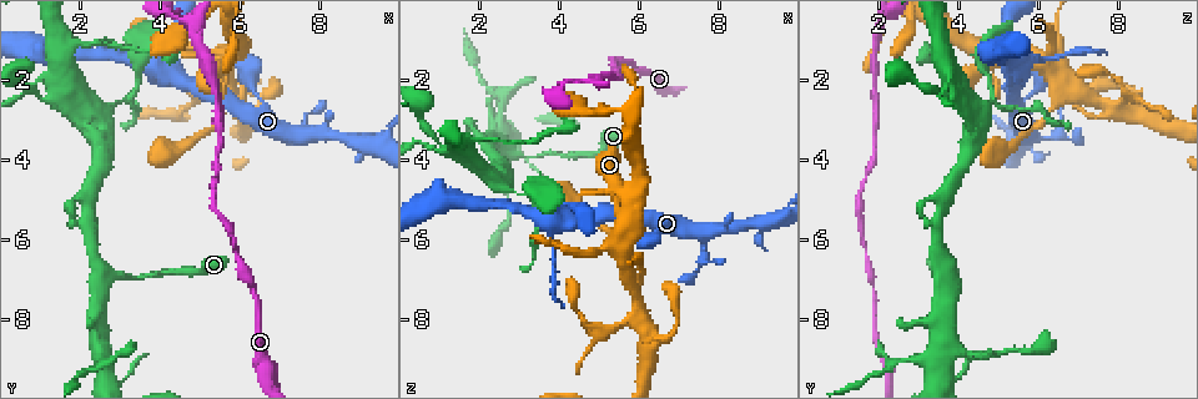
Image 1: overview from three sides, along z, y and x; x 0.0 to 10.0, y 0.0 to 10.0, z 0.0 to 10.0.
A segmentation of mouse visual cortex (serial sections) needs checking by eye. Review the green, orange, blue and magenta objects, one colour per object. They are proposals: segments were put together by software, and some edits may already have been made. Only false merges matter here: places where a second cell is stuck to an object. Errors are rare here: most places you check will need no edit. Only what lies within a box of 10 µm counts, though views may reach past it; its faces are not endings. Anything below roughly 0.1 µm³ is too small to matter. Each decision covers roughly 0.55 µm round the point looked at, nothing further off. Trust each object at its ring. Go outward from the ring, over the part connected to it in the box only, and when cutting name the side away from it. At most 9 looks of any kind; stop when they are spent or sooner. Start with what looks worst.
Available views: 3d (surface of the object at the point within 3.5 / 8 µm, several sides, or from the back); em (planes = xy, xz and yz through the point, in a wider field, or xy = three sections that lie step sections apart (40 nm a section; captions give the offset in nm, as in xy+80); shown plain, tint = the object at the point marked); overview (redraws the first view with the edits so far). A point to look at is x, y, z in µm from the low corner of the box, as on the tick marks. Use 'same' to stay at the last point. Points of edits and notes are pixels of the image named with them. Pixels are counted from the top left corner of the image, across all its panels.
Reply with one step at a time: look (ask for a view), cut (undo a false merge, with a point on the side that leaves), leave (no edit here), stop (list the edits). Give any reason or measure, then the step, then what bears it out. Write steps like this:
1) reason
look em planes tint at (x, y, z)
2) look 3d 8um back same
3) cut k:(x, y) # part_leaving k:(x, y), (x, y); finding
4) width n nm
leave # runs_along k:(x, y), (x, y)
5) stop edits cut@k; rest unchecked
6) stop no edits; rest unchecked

abrupt turn
look 3d 3.5um at (5.65, 2.10, 6.70)

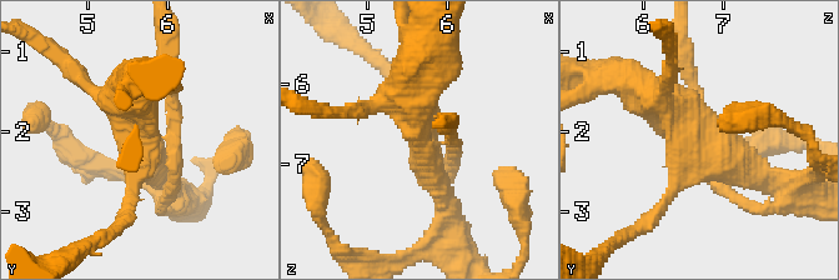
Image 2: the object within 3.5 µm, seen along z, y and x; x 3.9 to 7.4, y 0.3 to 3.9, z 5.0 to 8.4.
look em xy step 3 tint at (5.65, 2.15, 6.60)

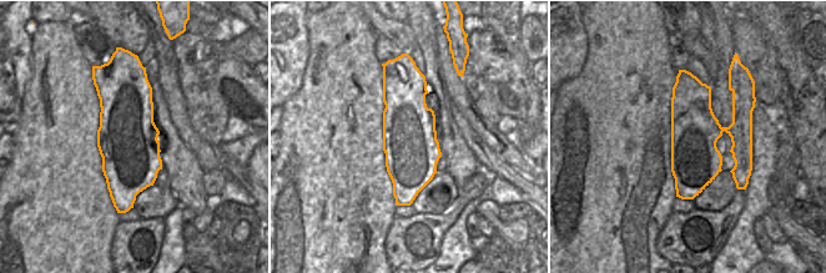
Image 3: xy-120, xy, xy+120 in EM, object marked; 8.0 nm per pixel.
leave # all the same cell

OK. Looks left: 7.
a narrow waist
look 3d 3.5um back at (3.90, 6.85, 3.85)

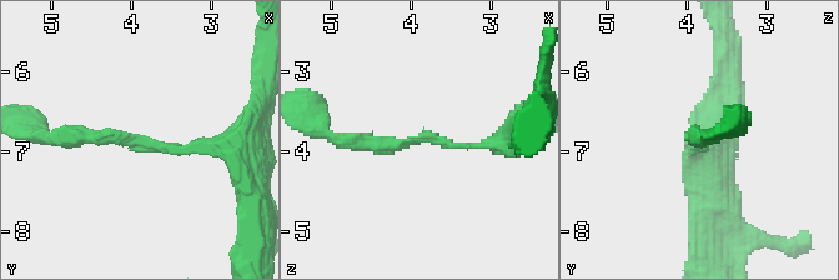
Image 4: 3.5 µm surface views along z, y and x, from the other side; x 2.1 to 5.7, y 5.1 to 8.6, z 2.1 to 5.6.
arm_widths 100, 200 nm; need the tissue
look em xy step 3 tint at (3.90, 6.90, 3.80)

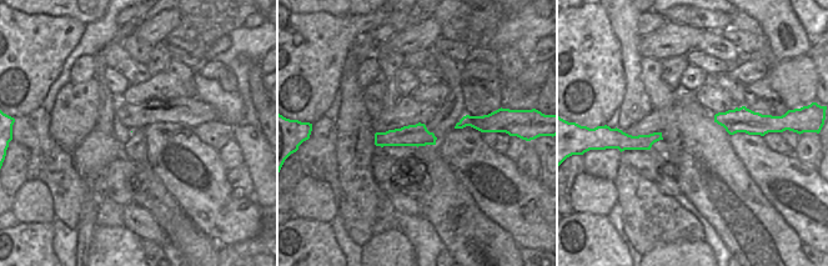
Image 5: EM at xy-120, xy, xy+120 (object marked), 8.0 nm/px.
leave # runs_along 4:(58, 139), (222, 146); continuous, no second cell

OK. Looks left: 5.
arms run side by side
look 3d 3.5um at (1.70, 2.20, 3.90)

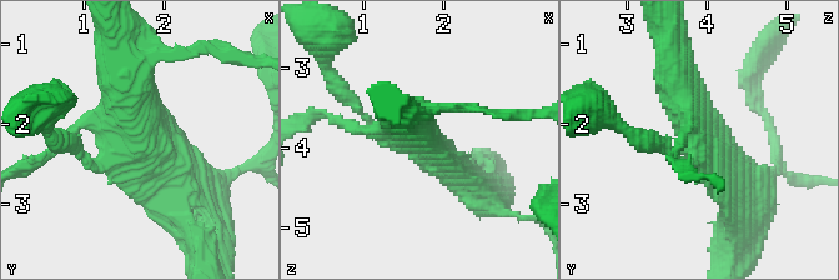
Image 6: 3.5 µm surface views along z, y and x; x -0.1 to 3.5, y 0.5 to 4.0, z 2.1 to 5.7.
need the tissue
look em xy step 2 tint at (1.80, 2.15, 3.90)

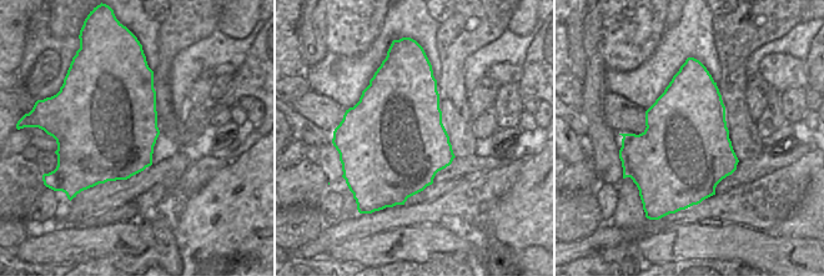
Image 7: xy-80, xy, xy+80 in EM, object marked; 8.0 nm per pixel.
width 850 nm
leave # runs_along 6:(747, 188), (696, 130), (673, 58); continuous, no second cell

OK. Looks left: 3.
narrows sharply
look 3d 3.5um at (6.30, 7.15, 1.90)

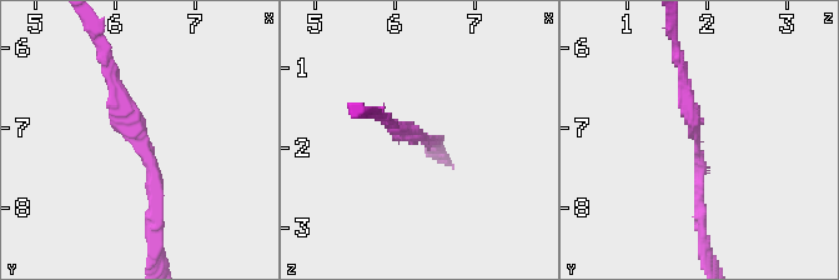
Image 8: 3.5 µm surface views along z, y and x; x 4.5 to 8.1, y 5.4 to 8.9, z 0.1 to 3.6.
arm_widths 150, 200 nm; shape alone is not enough
look em planes tint at (6.35, 7.15, 1.85)

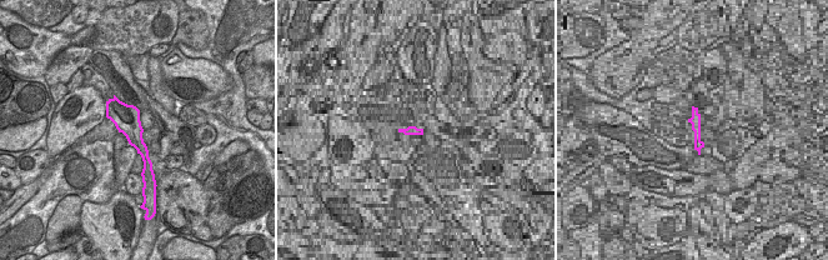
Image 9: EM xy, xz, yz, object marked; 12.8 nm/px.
leave # runs_along 8:(156, 226), (156, 173), (110, 73); continuous, no second cell

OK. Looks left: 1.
stop no edits; rest unchecked

